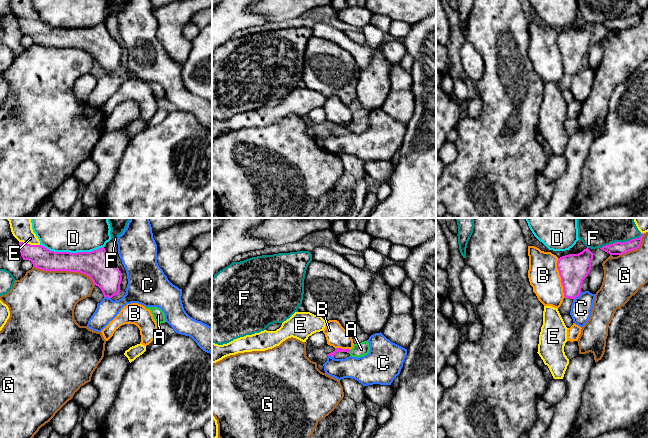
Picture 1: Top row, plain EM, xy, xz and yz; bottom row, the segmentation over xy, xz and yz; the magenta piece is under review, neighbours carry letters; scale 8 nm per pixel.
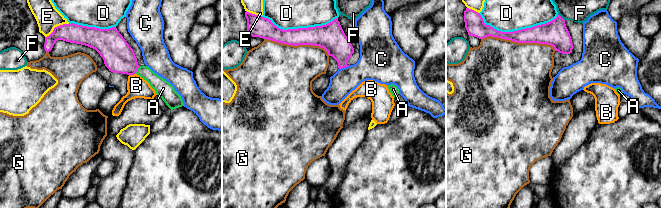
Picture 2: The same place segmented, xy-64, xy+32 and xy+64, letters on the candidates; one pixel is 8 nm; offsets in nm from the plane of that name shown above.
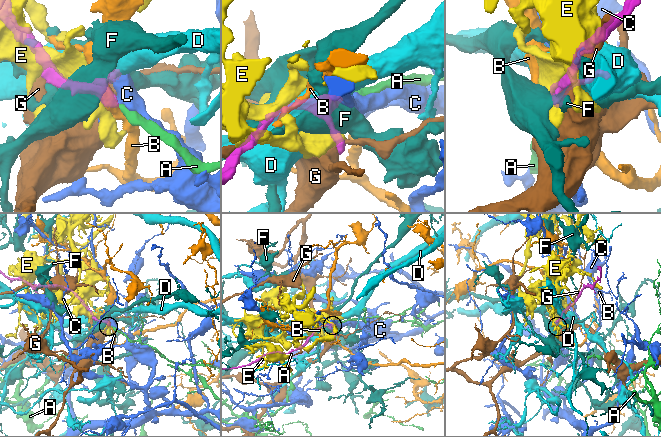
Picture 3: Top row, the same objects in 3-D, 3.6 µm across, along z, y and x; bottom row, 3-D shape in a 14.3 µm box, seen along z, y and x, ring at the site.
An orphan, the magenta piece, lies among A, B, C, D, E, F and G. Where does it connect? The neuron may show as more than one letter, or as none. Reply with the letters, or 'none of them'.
A

